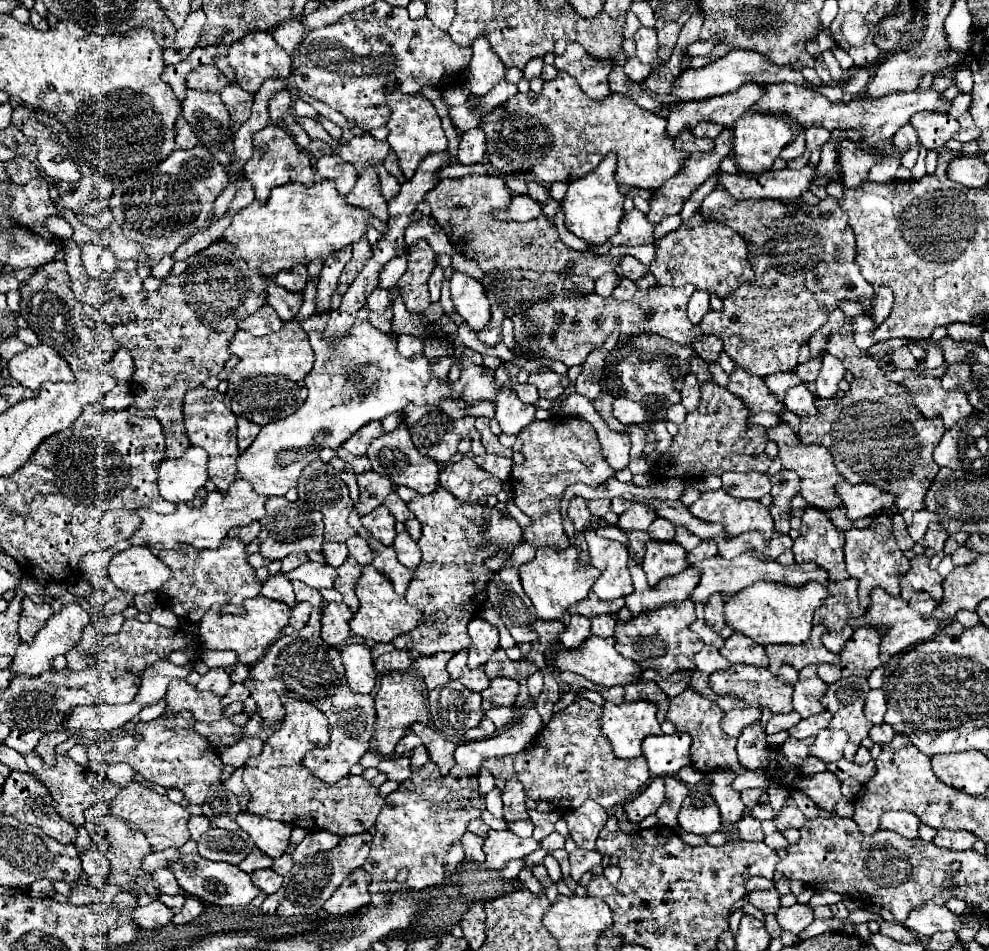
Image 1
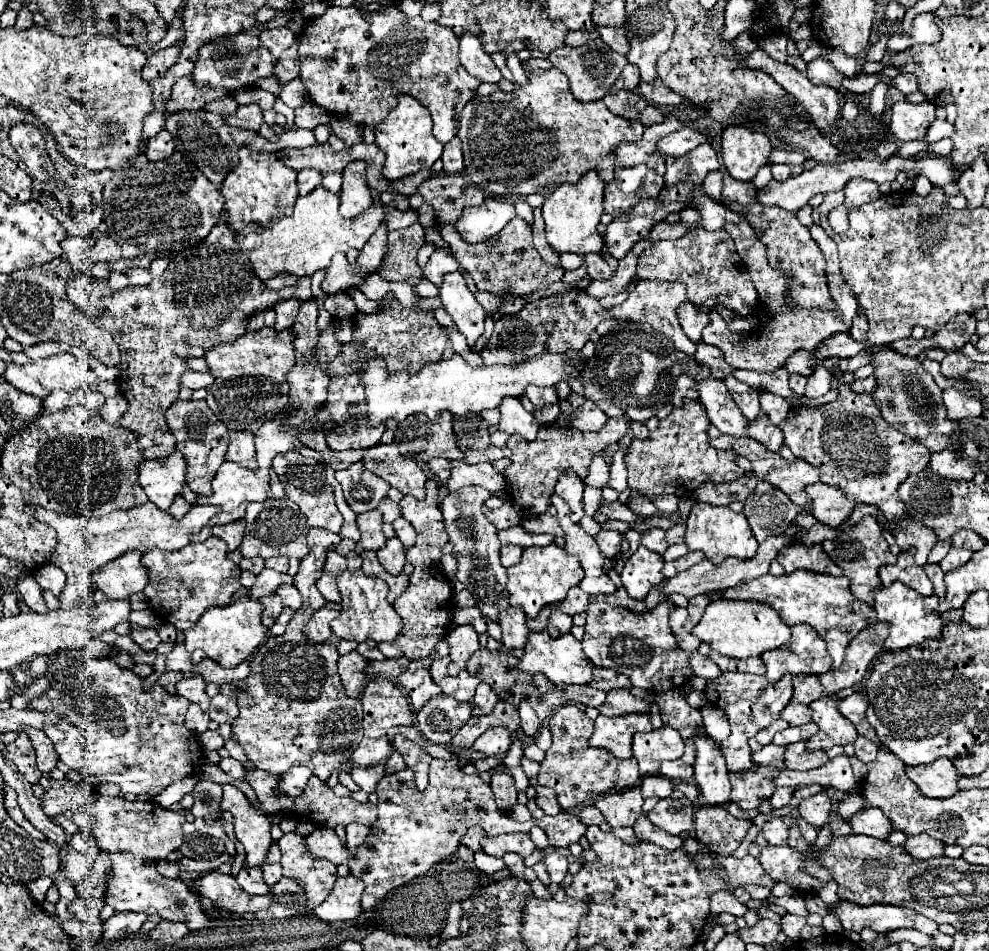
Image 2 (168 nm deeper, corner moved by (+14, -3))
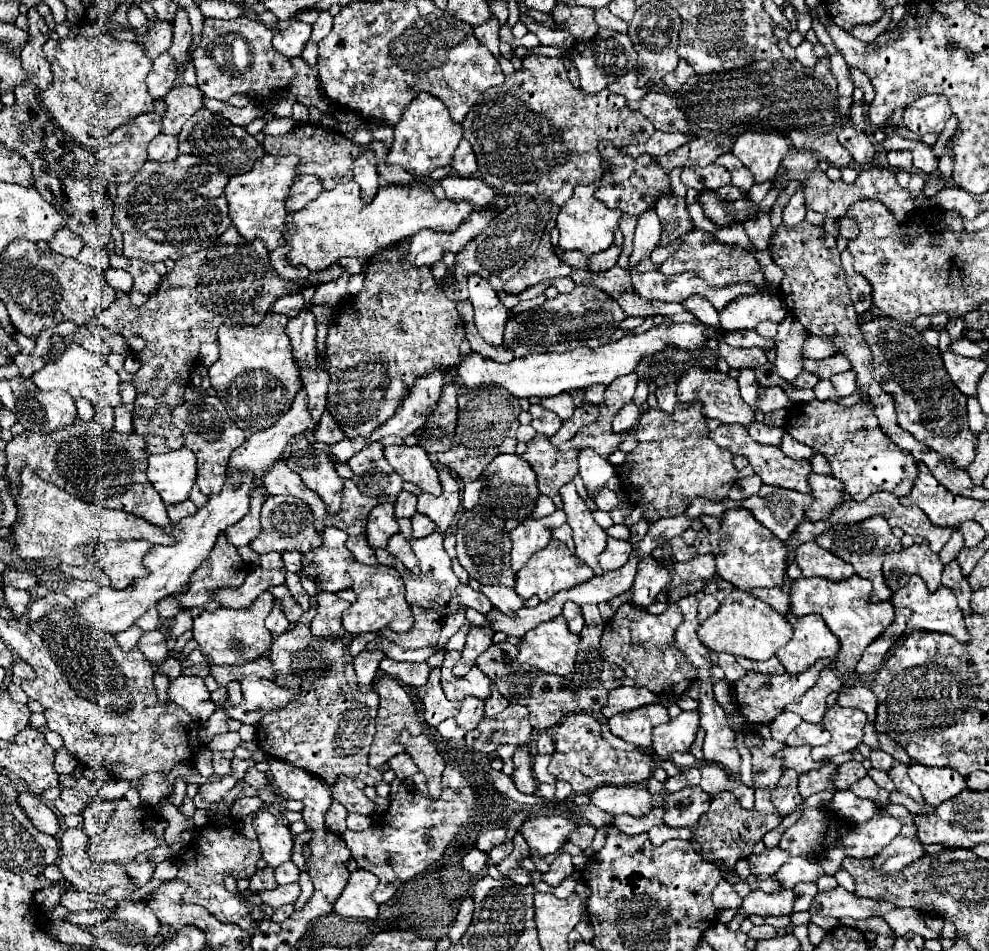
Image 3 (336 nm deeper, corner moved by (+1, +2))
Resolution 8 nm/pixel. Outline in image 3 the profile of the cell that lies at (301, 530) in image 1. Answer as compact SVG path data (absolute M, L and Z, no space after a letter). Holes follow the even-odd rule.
M271 495L267 497L263 509L261 509L261 525L263 531L257 539L253 539L249 543L249 547L263 555L263 553L271 553L271 551L299 551L299 553L307 553L315 547L319 547L321 537L313 527L313 515L311 509L297 497L283 497L283 495Z

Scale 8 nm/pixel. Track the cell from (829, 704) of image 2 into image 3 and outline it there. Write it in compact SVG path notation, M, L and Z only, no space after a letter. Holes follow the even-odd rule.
M835 705L829 709L821 721L823 727L831 733L831 741L823 747L813 749L813 759L821 761L825 757L835 757L839 753L855 749L863 739L863 725L867 715L859 709L843 709Z

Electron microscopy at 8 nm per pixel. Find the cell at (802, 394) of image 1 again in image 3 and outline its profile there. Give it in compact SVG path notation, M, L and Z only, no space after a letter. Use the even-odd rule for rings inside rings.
M777 385L765 387L761 399L757 401L757 409L759 409L763 415L767 415L767 413L773 411L773 409L787 407L787 401L789 401L789 397L787 397L787 393L785 393L781 387L777 387Z

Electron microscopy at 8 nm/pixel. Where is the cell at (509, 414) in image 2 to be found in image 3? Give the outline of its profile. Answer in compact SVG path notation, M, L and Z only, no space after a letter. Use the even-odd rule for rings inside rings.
M531 405L529 413L533 415L531 425L537 429L537 433L541 433L545 437L551 437L551 435L555 435L561 429L561 423L563 421L555 413L543 409L541 405Z

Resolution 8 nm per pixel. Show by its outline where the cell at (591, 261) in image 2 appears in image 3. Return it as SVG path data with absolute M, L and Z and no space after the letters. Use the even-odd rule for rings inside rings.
M563 251L563 255L561 255L561 263L569 265L569 267L587 269L587 257L585 257L581 251Z

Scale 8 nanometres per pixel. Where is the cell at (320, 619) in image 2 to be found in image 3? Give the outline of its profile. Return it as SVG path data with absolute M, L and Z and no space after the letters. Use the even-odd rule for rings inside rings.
M319 591L317 593L317 615L311 621L311 635L315 637L331 637L331 635L339 635L341 631L341 613L351 605L347 601L343 601L341 597L337 597L335 593L325 593Z

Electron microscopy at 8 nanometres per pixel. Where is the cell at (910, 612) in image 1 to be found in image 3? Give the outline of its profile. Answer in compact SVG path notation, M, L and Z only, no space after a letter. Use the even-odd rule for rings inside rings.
M911 575L909 583L905 587L901 587L893 597L891 597L891 603L895 607L909 607L913 611L913 629L923 629L923 631L937 631L937 633L947 633L951 637L955 637L959 643L967 643L971 641L971 635L965 627L965 621L963 621L963 613L957 605L957 599L955 599L955 593L949 589L949 587L939 587L935 593L931 593L927 589L927 585L923 583L921 577L917 575Z

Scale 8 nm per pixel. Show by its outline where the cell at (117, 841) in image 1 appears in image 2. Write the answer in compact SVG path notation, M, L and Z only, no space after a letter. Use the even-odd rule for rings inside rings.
M106 852L112 862L112 870L108 876L108 888L104 900L114 910L132 910L132 912L144 912L144 914L160 914L164 920L182 920L188 924L190 930L202 930L212 926L210 918L200 910L200 898L190 892L188 884L182 880L164 878L158 874L156 866L144 860L142 856L134 856L132 852Z

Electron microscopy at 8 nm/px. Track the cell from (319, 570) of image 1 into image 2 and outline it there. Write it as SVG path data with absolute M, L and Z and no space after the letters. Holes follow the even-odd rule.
M264 568L258 576L256 576L256 584L250 588L250 596L256 600L256 598L262 598L266 594L272 594L280 584L292 584L292 576L290 574L280 574L280 572L274 572L270 568Z

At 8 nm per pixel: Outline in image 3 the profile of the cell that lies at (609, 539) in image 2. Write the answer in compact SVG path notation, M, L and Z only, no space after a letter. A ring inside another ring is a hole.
M609 537L603 555L599 555L599 565L603 567L603 571L615 571L623 567L623 563L627 563L631 551L633 551L633 545L629 541L619 541Z

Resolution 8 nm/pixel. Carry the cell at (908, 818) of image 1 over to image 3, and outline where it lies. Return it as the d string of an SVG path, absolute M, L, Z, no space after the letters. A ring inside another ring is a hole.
M835 791L829 807L843 819L851 821L851 823L865 823L869 821L875 811L877 805L869 799L861 799L857 795L853 795L851 791Z

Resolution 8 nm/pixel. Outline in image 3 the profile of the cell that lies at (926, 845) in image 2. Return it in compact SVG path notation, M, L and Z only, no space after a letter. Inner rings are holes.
M895 837L887 847L883 847L883 851L879 851L873 861L875 861L875 869L885 875L885 873L897 873L899 869L907 867L909 863L913 863L915 859L923 857L923 845L919 843L917 837Z

